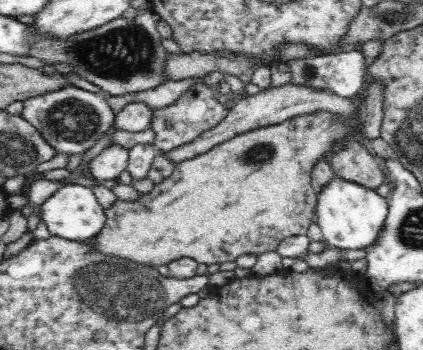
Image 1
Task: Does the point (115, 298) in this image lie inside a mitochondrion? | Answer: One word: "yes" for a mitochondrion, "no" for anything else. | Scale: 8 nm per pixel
yes

